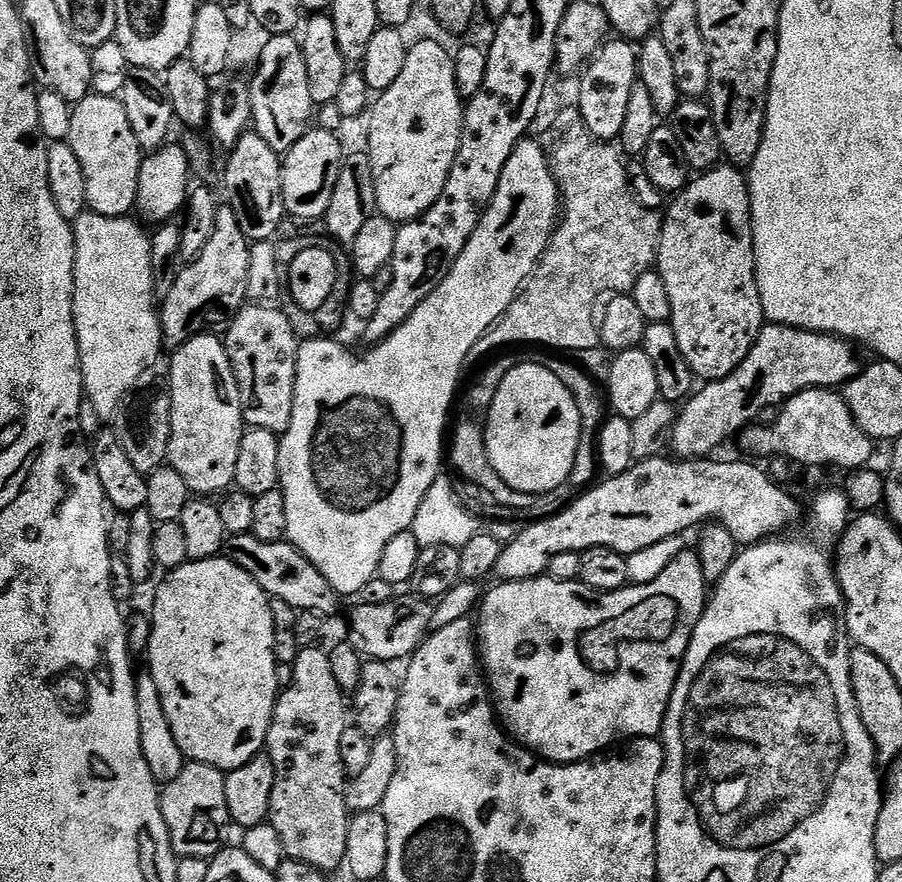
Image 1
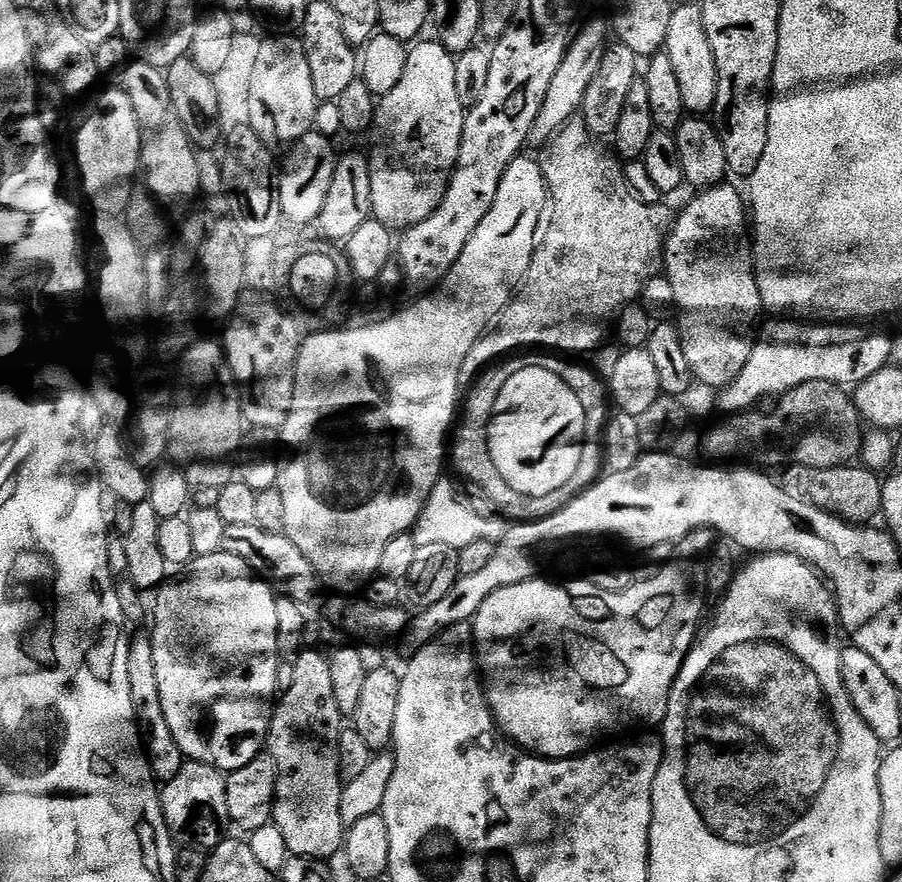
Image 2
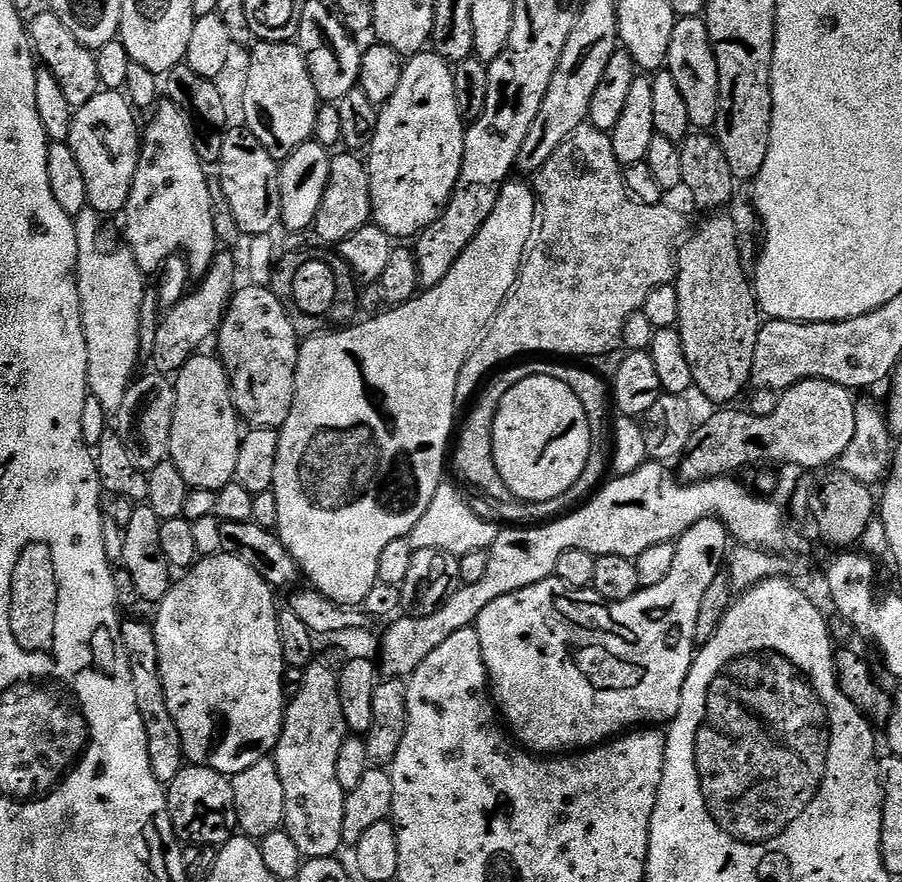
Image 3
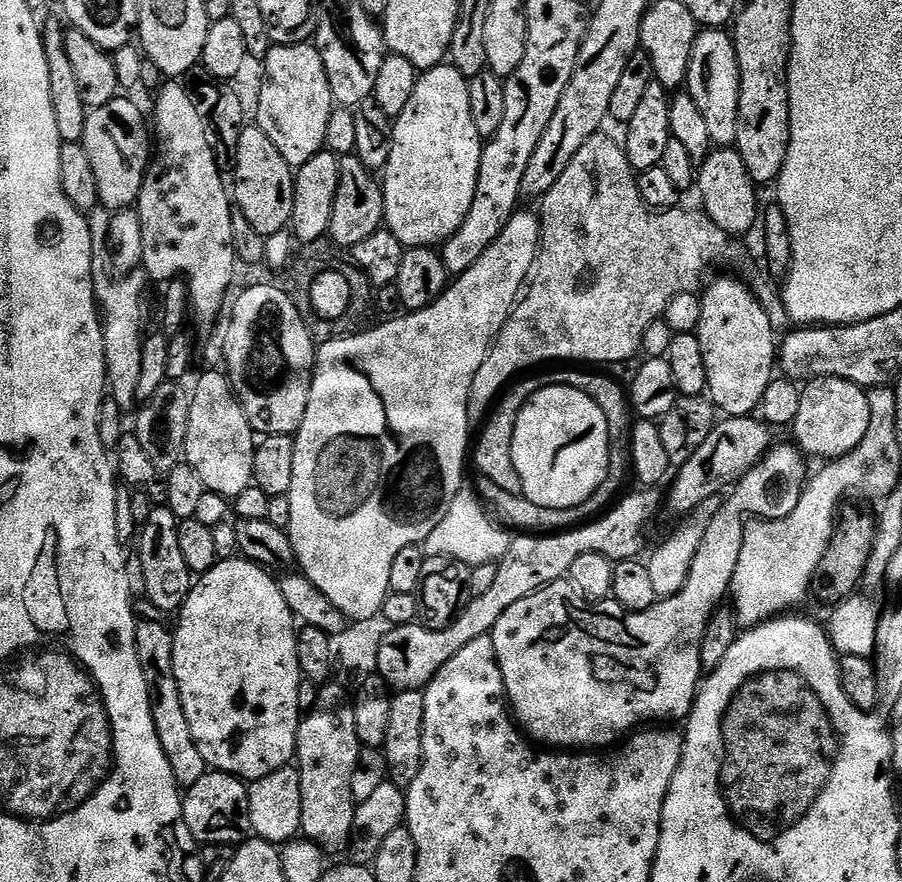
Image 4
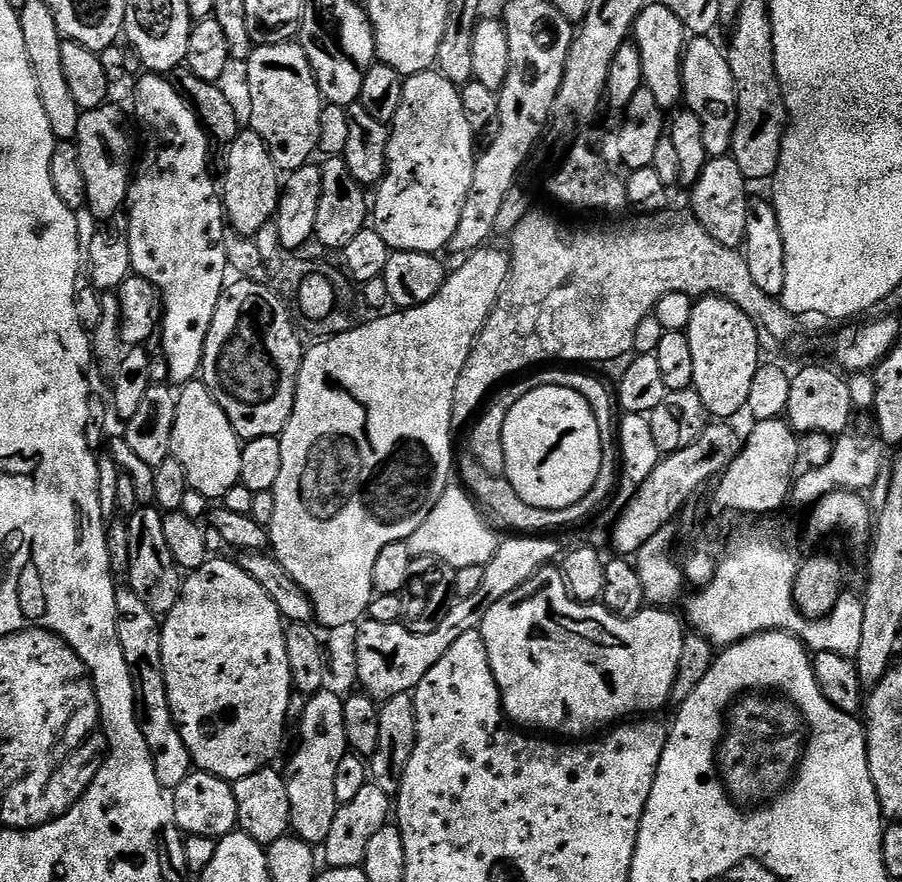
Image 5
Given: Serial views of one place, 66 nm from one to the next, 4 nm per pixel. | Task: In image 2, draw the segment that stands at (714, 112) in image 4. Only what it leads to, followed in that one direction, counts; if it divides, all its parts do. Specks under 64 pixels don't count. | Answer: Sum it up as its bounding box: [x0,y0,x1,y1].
[664,3,718,114]

